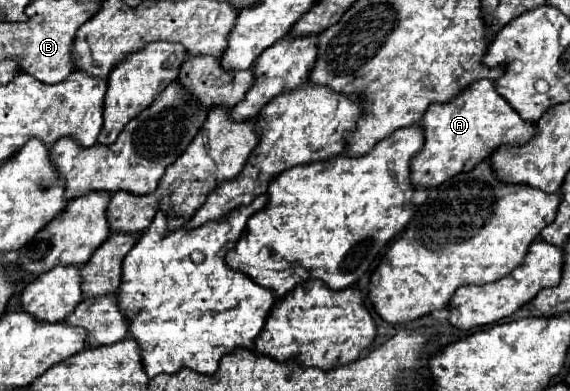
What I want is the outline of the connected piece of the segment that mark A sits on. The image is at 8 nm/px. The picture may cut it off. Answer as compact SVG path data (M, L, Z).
M487 78L473 82L473 86L445 104L431 104L421 124L425 128L425 146L421 154L413 158L413 184L427 188L439 186L451 176L475 168L501 144L525 144L537 132L535 124L523 120L497 92L495 82Z

